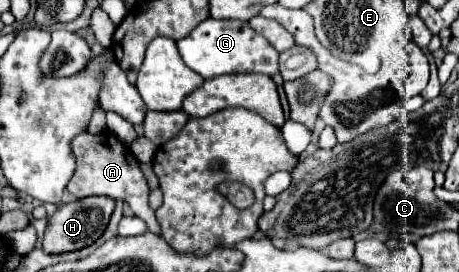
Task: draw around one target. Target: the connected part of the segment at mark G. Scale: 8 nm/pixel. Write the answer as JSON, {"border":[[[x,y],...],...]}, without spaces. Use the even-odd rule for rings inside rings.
{"border":[[[208,18],[176,44],[186,66],[198,72],[202,78],[214,78],[214,76],[236,74],[236,72],[260,72],[270,76],[278,72],[278,52],[270,46],[270,42],[266,42],[266,38],[256,34],[250,28],[250,24],[242,20]]]}

